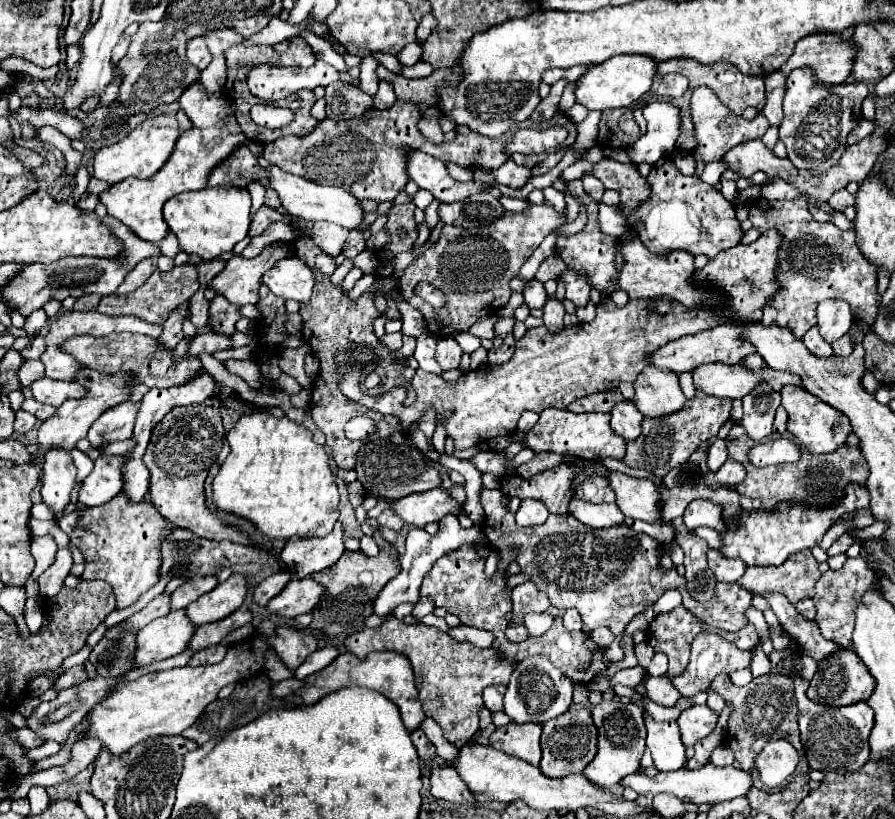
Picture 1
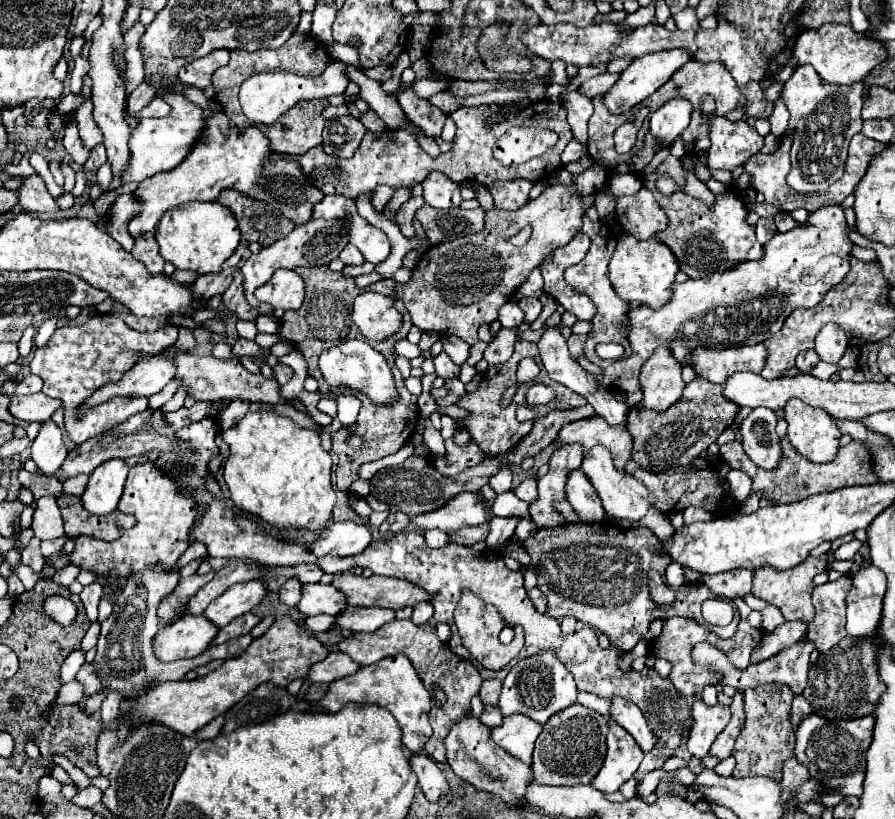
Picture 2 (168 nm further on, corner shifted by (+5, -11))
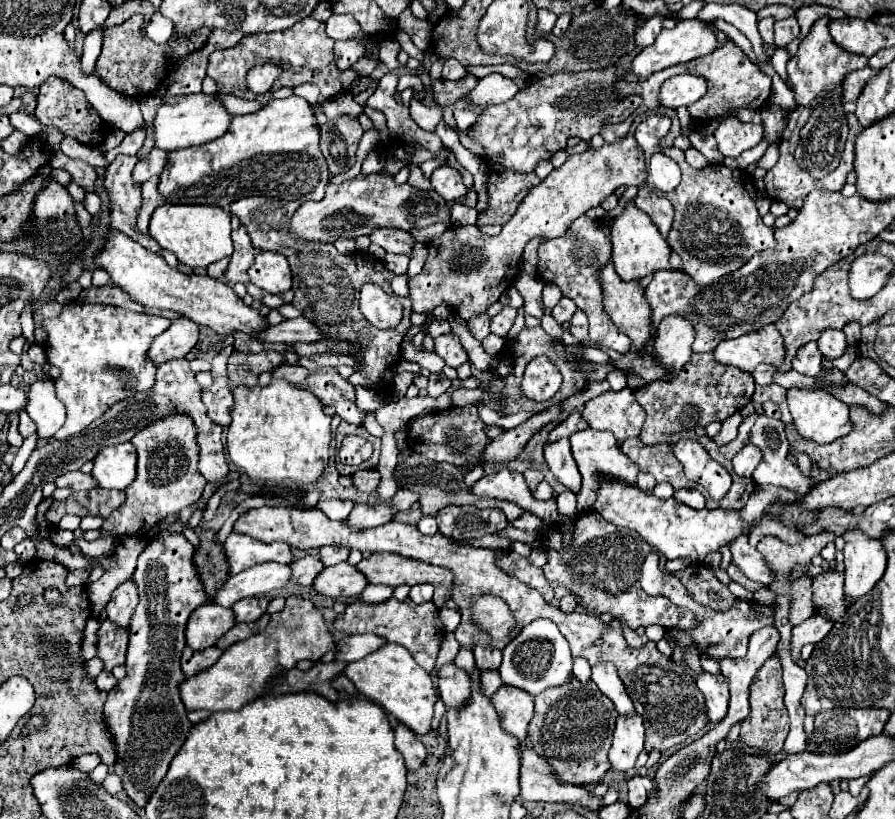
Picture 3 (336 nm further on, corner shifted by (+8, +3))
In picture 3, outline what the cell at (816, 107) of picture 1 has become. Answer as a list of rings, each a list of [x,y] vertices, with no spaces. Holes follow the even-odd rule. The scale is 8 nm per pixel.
[[[819,19],[813,25],[811,33],[801,41],[797,55],[787,63],[787,81],[793,89],[795,103],[811,109],[811,117],[803,125],[801,141],[795,149],[795,163],[803,171],[807,171],[813,179],[821,179],[821,177],[829,175],[833,169],[837,169],[837,165],[841,161],[841,153],[843,153],[843,147],[845,147],[845,137],[847,137],[847,131],[849,131],[847,115],[845,115],[845,109],[843,109],[843,81],[851,71],[863,69],[867,65],[867,57],[853,57],[851,53],[841,53],[841,49],[837,49],[837,45],[833,45],[833,39],[829,37],[829,31],[825,29],[825,21],[829,21],[829,19]]]

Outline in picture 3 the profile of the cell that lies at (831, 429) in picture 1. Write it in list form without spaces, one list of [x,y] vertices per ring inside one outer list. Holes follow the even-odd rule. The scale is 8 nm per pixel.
[[[789,389],[787,391],[787,403],[793,415],[793,425],[799,431],[801,437],[811,439],[819,445],[833,443],[835,439],[845,437],[851,431],[849,421],[849,405],[839,401],[827,391],[803,391],[803,389]]]

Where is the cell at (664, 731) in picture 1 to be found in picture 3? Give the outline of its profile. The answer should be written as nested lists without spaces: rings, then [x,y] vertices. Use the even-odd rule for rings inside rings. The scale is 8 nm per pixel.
[[[597,663],[597,665],[593,665],[593,677],[591,679],[599,687],[599,691],[613,701],[613,705],[615,705],[619,715],[627,717],[627,715],[635,713],[633,701],[629,699],[629,695],[625,691],[625,685],[619,679],[617,669],[611,663]]]

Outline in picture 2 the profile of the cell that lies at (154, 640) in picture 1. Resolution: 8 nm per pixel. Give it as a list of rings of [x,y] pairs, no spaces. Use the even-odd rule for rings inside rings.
[[[184,615],[156,633],[154,655],[164,663],[198,657],[212,645],[216,631],[204,615]]]

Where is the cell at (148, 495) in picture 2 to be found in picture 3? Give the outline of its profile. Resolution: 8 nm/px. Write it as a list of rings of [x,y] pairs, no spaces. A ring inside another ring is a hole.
[[[185,413],[169,415],[169,419],[155,421],[141,429],[131,443],[137,449],[137,477],[133,485],[125,489],[127,503],[107,517],[101,525],[101,539],[113,537],[117,541],[127,537],[137,537],[135,531],[151,531],[169,515],[193,505],[203,489],[205,477],[197,469],[197,441],[193,421]]]

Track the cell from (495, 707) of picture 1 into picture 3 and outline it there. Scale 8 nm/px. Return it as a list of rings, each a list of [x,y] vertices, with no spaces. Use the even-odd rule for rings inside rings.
[[[475,645],[473,655],[475,655],[477,669],[481,669],[481,671],[495,671],[501,665],[501,651],[499,649],[487,649],[487,647]]]

